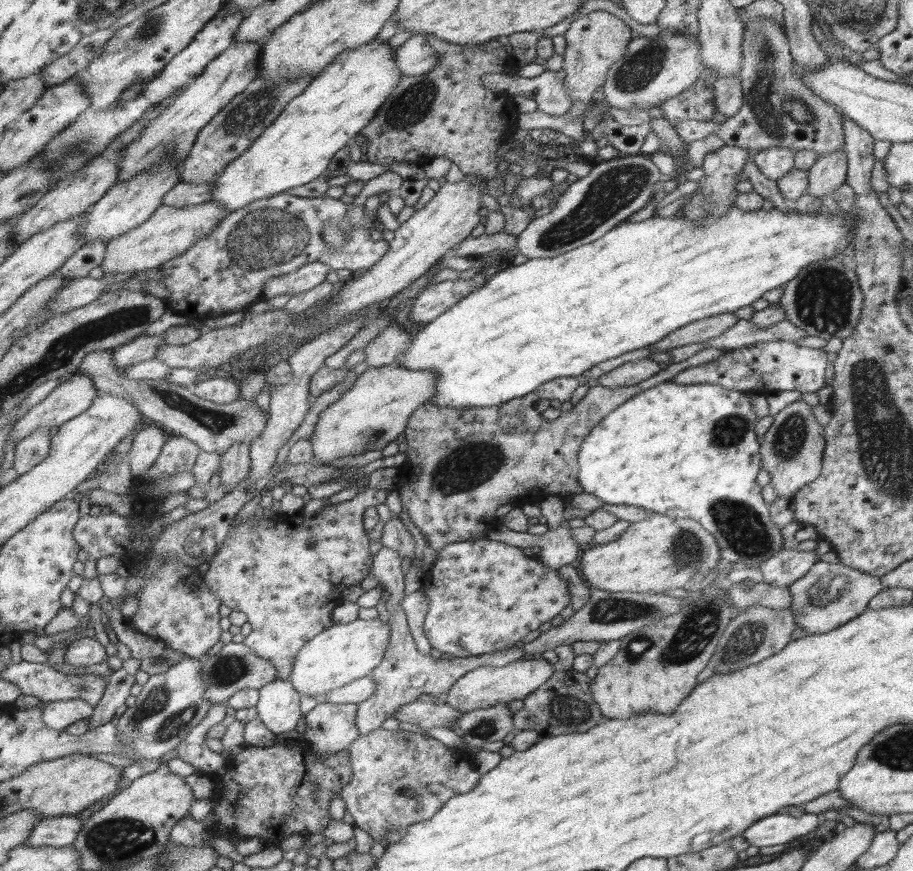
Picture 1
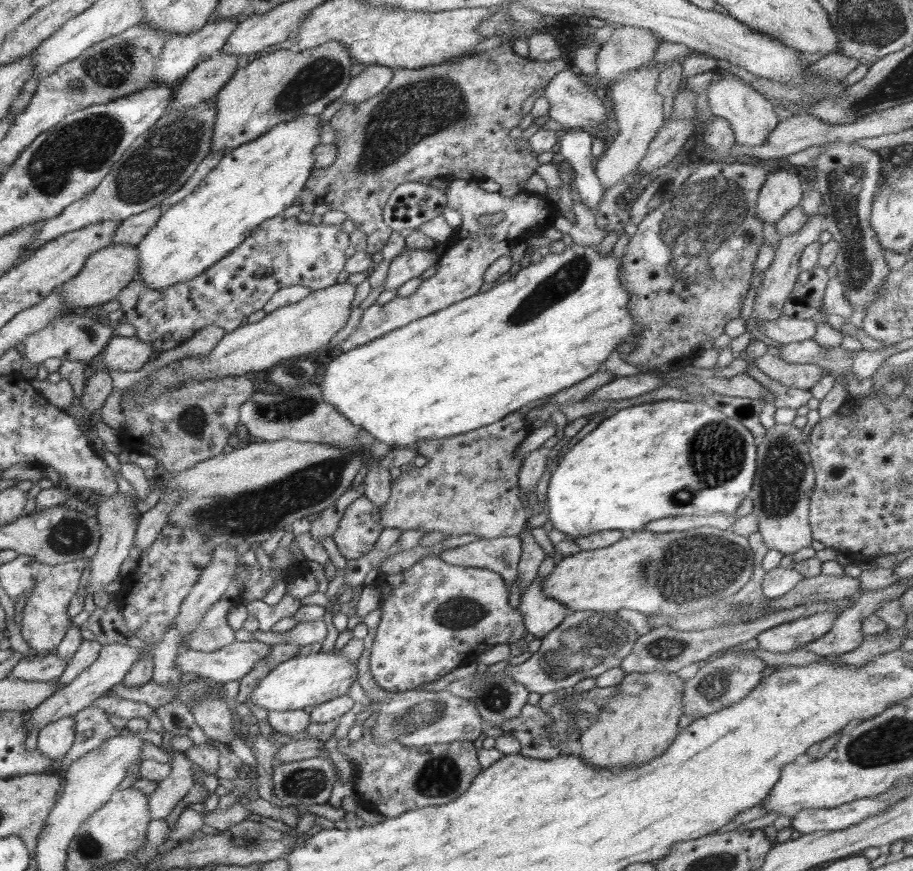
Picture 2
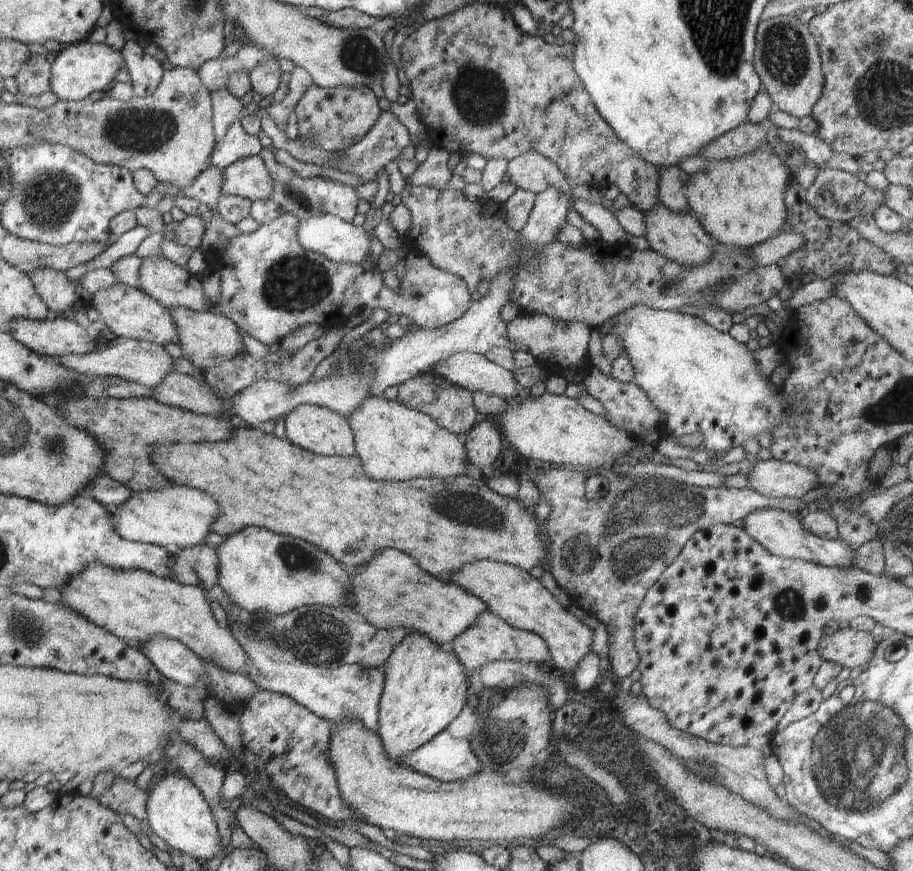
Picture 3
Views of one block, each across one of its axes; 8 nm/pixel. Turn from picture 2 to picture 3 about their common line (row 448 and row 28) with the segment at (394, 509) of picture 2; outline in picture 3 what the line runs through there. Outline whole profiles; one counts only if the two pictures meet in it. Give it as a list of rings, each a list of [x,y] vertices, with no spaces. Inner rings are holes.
[[[470,3],[456,9],[454,12],[448,13],[446,16],[427,20],[408,33],[408,38],[400,47],[402,68],[404,68],[406,78],[408,78],[413,92],[414,104],[416,104],[417,112],[420,115],[422,124],[425,126],[425,133],[432,146],[446,149],[449,153],[457,152],[462,156],[472,152],[476,154],[477,152],[485,156],[488,161],[493,158],[505,158],[507,162],[524,153],[536,151],[551,160],[565,176],[569,176],[574,186],[587,184],[603,191],[610,184],[614,184],[614,186],[618,186],[620,192],[626,194],[632,206],[643,213],[651,209],[656,203],[660,203],[657,187],[659,175],[656,167],[652,163],[645,161],[621,138],[618,138],[618,135],[610,128],[610,125],[602,118],[592,97],[586,92],[580,77],[577,76],[574,70],[573,50],[574,45],[572,43],[549,44],[543,38],[522,32],[504,8],[492,3]]]

